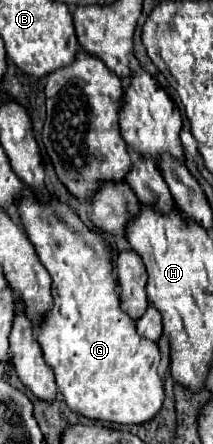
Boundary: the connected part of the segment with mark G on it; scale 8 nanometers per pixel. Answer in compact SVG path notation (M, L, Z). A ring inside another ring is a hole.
M25 188L17 204L25 232L53 280L55 306L43 320L37 342L67 406L75 414L101 422L127 426L151 422L165 400L163 380L157 374L161 354L155 342L137 334L135 322L119 306L107 242L59 200L49 200L43 206Z

